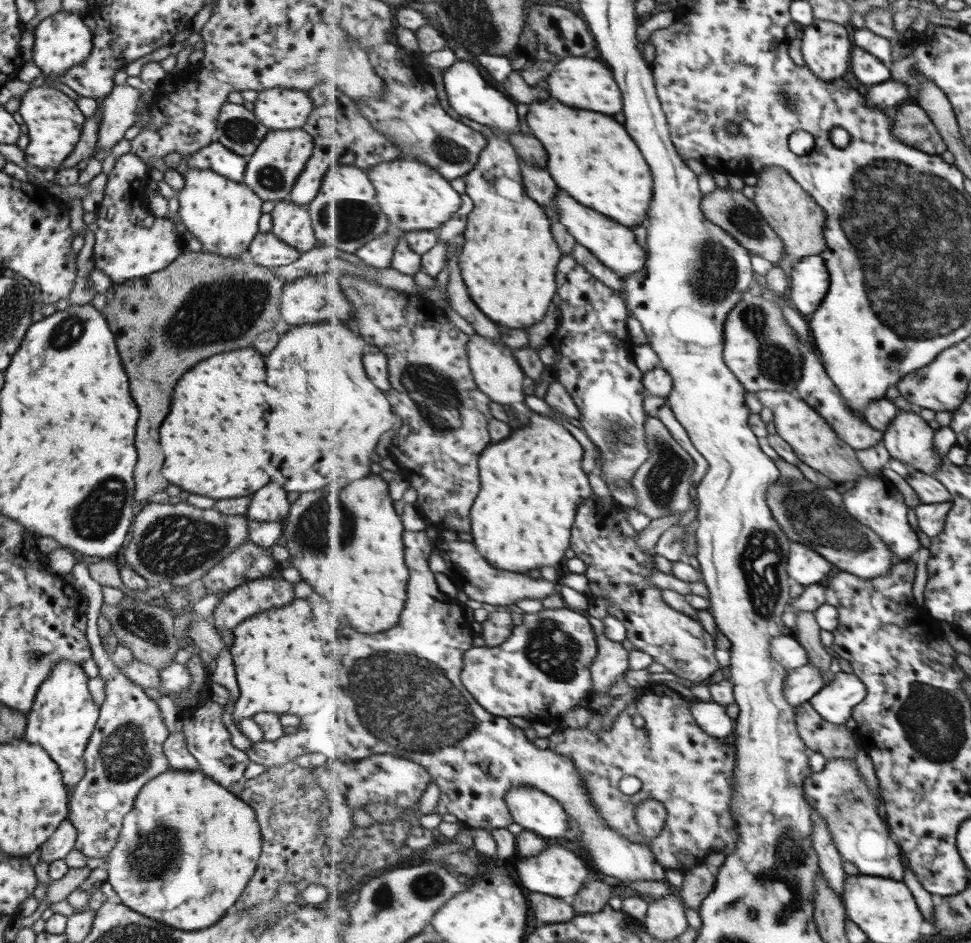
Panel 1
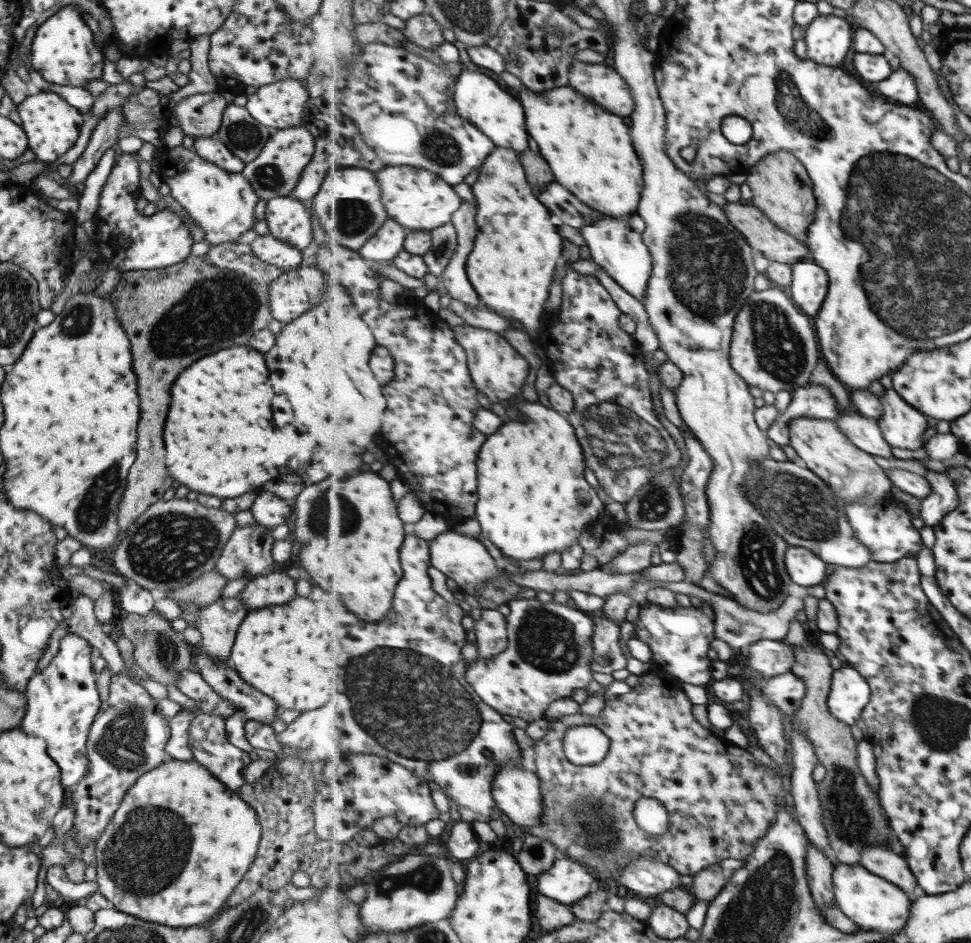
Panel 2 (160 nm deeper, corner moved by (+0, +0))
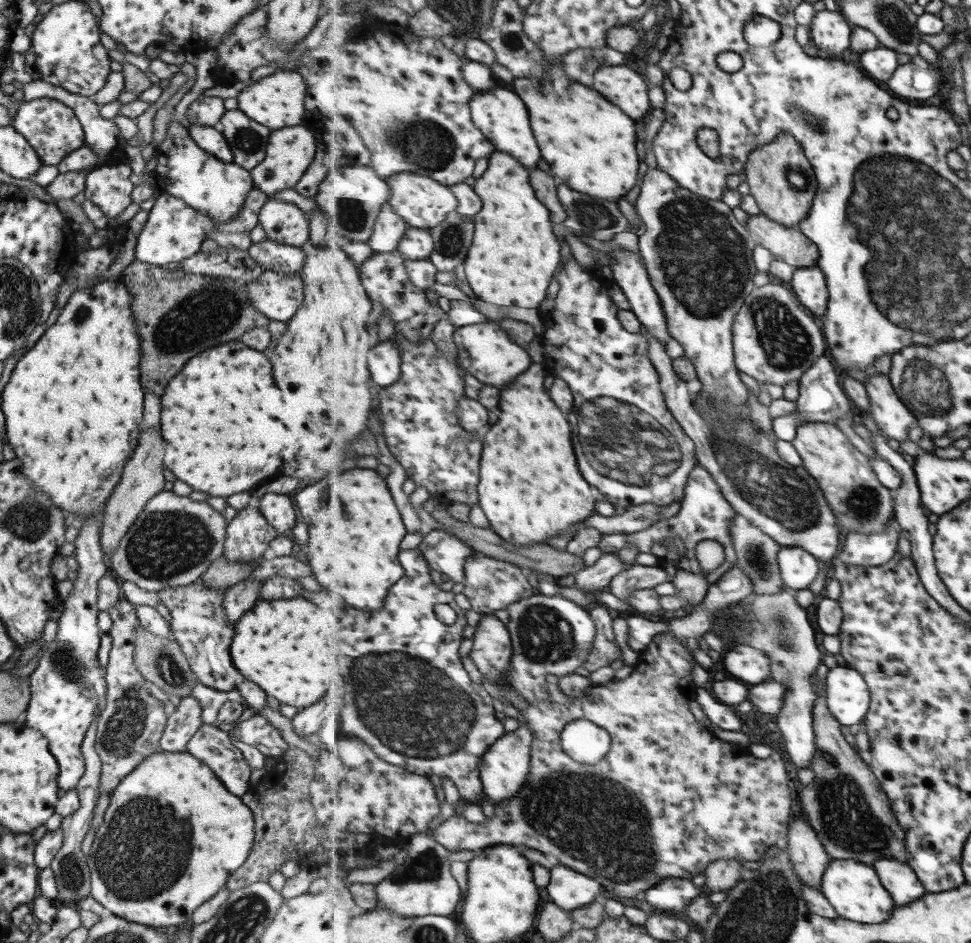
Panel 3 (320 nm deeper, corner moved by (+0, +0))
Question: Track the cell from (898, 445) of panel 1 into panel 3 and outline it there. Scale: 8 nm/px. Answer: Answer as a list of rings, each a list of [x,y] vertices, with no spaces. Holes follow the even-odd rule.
[[[875,373],[864,383],[870,398],[869,411],[881,433],[898,442],[909,440],[909,428],[918,417],[900,397],[890,375]]]

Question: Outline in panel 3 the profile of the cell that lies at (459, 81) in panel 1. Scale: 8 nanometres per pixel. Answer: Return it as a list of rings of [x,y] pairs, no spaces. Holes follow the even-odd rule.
[[[501,83],[491,90],[477,90],[470,107],[473,122],[488,135],[497,151],[508,153],[517,159],[521,158],[521,162],[525,162],[527,168],[537,168],[541,160],[541,150],[531,128],[529,110],[515,90],[505,89]]]

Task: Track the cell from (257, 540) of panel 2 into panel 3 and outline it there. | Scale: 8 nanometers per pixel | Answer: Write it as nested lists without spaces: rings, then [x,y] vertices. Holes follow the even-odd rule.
[[[249,504],[226,522],[223,556],[240,563],[260,560],[268,554],[268,542],[276,535],[255,504]]]

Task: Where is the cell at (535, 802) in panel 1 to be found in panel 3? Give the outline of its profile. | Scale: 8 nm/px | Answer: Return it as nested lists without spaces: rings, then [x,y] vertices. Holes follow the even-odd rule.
[[[521,721],[520,726],[512,732],[506,732],[481,758],[481,779],[484,782],[485,796],[496,804],[504,804],[516,797],[532,776],[532,730]]]

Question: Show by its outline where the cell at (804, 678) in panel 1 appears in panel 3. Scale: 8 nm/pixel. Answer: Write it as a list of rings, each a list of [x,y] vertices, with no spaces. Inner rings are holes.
[[[771,678],[751,687],[749,702],[765,714],[778,715],[787,690],[782,682]]]

